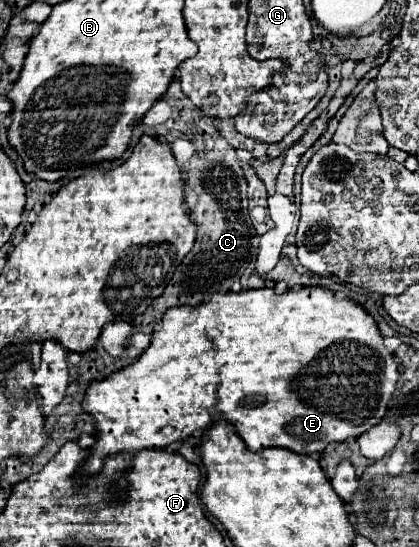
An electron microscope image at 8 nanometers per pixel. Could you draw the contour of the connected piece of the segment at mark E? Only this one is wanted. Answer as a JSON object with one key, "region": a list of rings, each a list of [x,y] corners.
{"region":[[[303,287],[301,291],[289,289],[281,295],[277,295],[273,289],[249,289],[249,291],[241,291],[241,293],[231,293],[231,291],[229,293],[215,293],[209,303],[203,303],[197,307],[181,305],[181,307],[167,309],[163,319],[159,321],[157,329],[153,331],[151,345],[141,353],[141,357],[137,361],[111,373],[109,377],[105,377],[101,381],[89,383],[89,389],[85,393],[85,399],[83,399],[83,409],[95,419],[95,425],[97,425],[95,427],[95,443],[93,443],[93,447],[89,447],[87,459],[77,467],[73,481],[77,481],[77,485],[85,485],[87,479],[97,477],[105,465],[105,459],[111,455],[117,455],[117,453],[133,455],[141,449],[163,449],[175,441],[181,441],[181,437],[205,433],[209,429],[209,425],[213,425],[217,419],[233,423],[233,427],[237,429],[237,433],[241,435],[241,439],[247,443],[247,447],[251,451],[261,451],[265,447],[285,447],[289,451],[305,453],[305,455],[321,453],[331,441],[341,443],[341,441],[347,441],[351,437],[359,437],[367,429],[375,427],[389,407],[389,399],[395,393],[397,381],[399,381],[399,369],[397,369],[395,357],[385,349],[383,335],[379,333],[375,319],[361,305],[355,305],[351,299],[337,301],[333,297],[333,291],[323,289],[323,287]]]}

